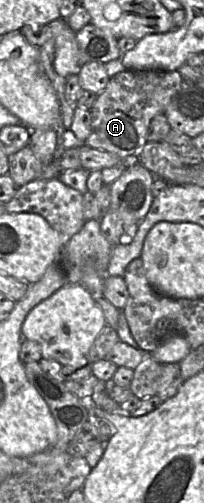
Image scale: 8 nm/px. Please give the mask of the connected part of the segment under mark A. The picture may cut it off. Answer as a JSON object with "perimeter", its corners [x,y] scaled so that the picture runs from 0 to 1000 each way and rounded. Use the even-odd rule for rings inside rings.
{"perimeter":[[[623,137],[549,151],[441,215],[446,256],[417,286],[598,314],[667,312],[721,284],[716,266],[740,239],[765,229],[809,225],[877,179],[892,157],[873,139],[794,137]]]}

